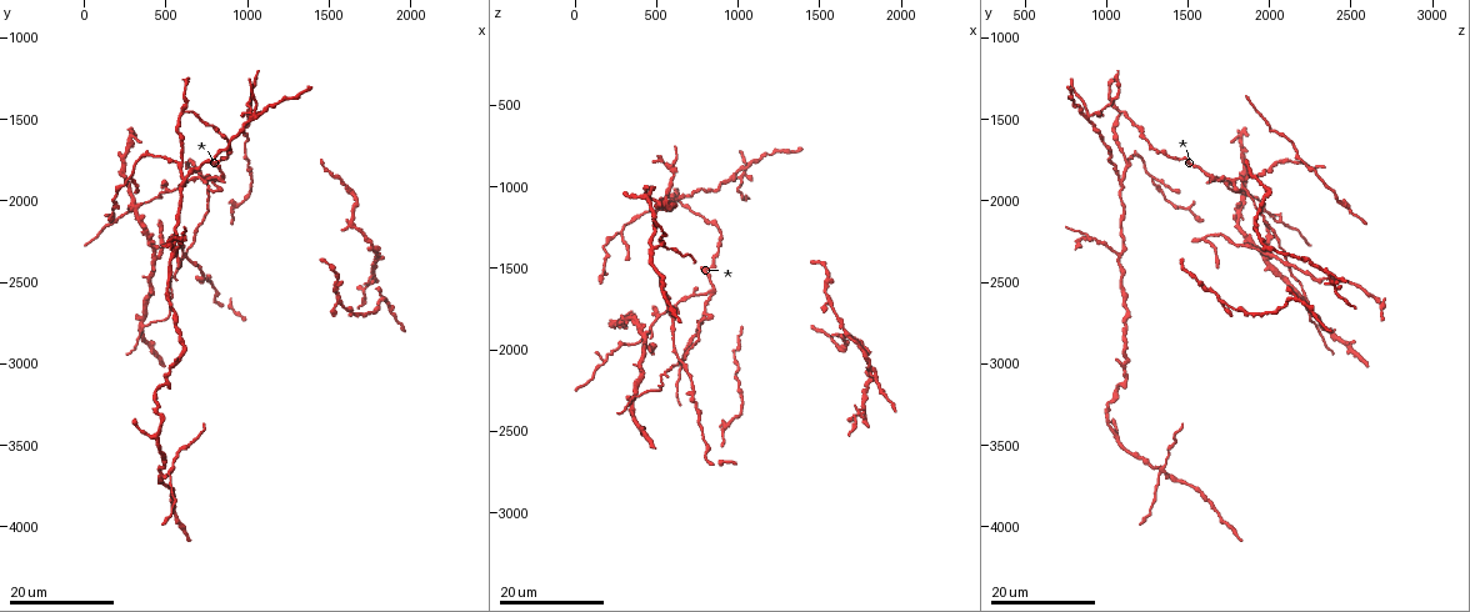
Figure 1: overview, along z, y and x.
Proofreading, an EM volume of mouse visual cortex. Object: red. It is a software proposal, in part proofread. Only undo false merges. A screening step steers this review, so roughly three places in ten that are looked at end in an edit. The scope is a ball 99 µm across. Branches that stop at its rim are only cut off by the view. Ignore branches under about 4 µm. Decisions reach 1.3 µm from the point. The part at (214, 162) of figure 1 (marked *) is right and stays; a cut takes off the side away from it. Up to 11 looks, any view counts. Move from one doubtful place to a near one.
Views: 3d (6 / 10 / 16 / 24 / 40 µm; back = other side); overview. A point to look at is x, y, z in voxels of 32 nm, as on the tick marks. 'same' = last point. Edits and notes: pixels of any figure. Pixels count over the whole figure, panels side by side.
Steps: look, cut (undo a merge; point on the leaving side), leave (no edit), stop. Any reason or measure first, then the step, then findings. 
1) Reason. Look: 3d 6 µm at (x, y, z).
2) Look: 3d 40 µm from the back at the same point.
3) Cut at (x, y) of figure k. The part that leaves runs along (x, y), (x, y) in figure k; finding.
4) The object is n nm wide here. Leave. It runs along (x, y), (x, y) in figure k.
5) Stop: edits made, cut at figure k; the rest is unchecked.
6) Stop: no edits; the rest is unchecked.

Arms part here. Look: 3d 16 µm at (840, 1860, 1660).

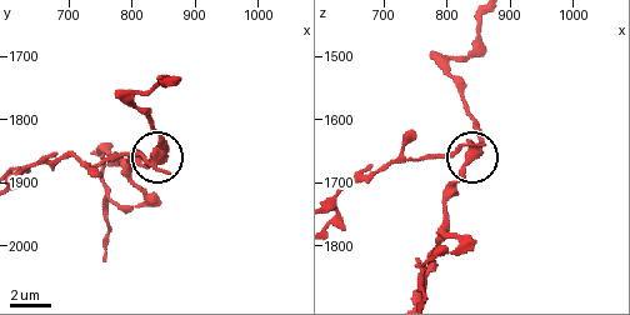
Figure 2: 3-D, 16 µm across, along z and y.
Look: 3d 6 µm at the same point.

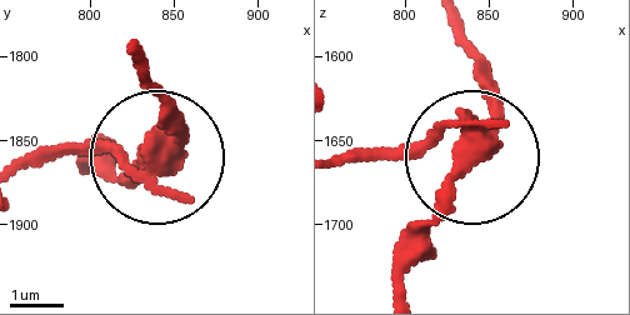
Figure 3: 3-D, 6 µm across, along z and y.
3 arms meet here. Cut at (80, 146) of figure 3. The part that leaves runs along (139, 178), (90, 150), (23, 159) in figure 3; a second neuron is stuck on.

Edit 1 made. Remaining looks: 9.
Look: 3d 16 µm at (580, 2240, 880).

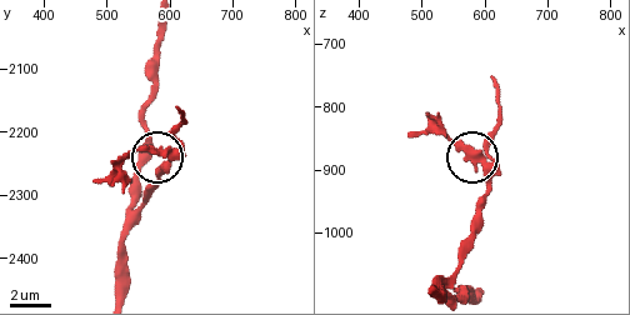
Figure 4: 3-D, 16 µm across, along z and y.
Look: 3d 10 µm at (600, 2230, 880).

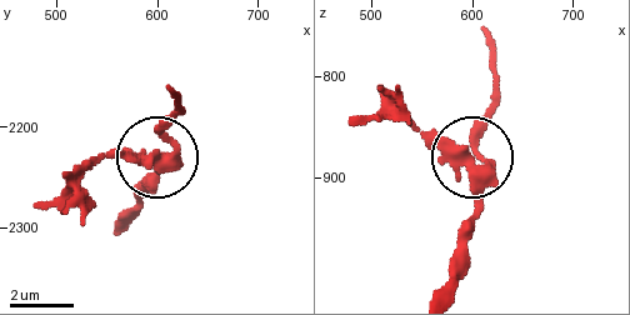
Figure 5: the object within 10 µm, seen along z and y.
The side arm is 5 µm long. Leave. All the same neuron.

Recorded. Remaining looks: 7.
Four-way junction. Look: 3d 16 µm at (1040, 1480, 900).

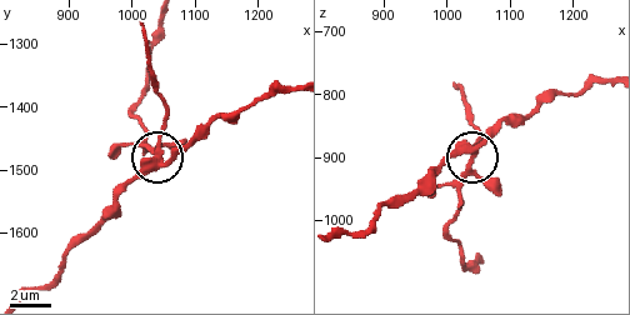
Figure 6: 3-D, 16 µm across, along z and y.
Look: 3d 6 µm at (1045, 1480, 890).

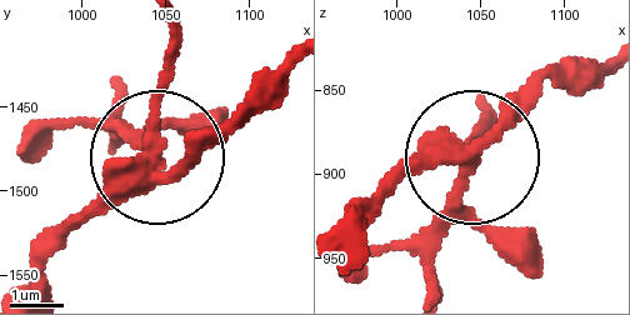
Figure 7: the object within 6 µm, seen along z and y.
The side arm is 13 µm long. Cut at (173, 120) of figure 7. The part that leaves runs along (149, 158), (121, 130), (118, 90) in figure 7; two neurons meet here.

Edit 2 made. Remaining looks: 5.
Look: overview.

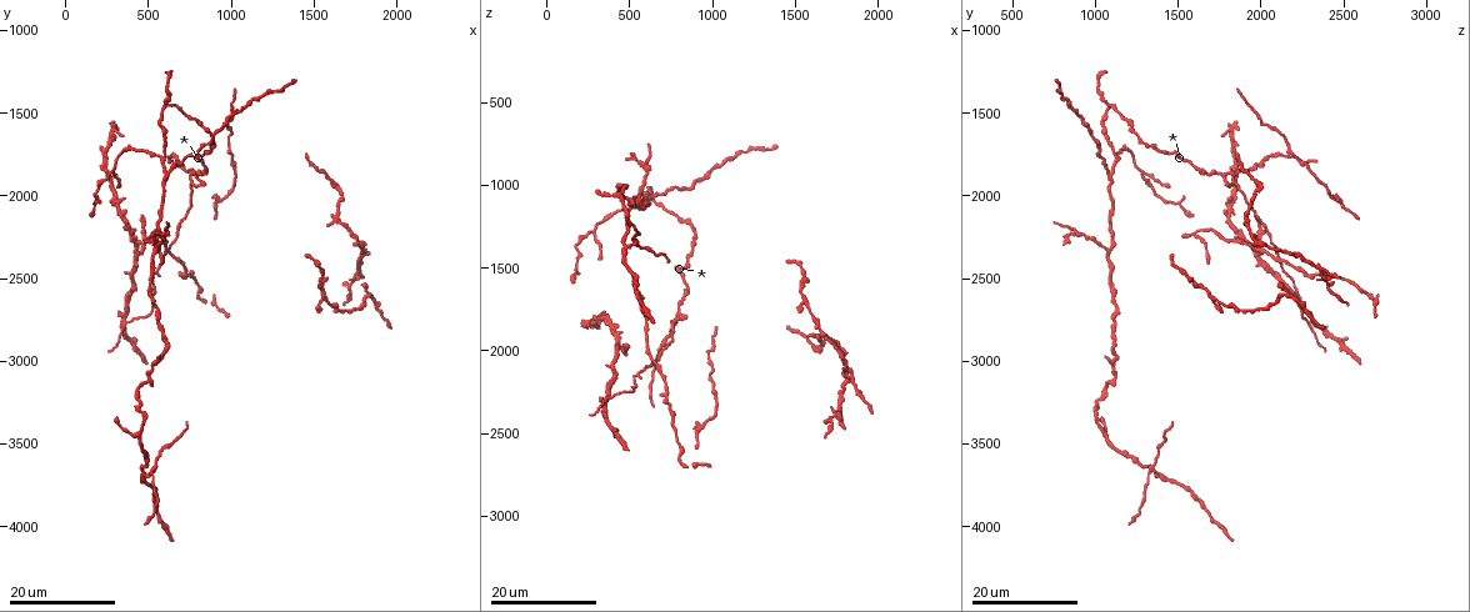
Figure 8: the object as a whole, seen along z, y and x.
Calibre changes. Look: 3d 24 µm at (1800, 2340, 2100).

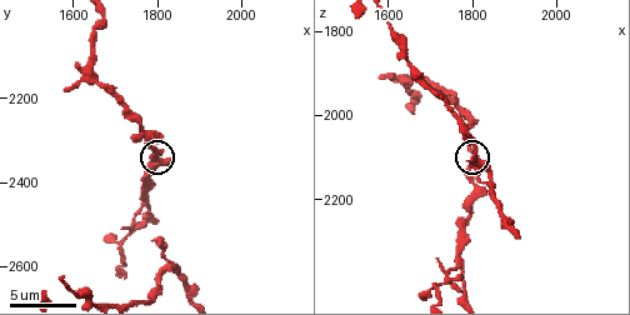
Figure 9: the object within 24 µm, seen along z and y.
Look: 3d 10 µm at the same point.

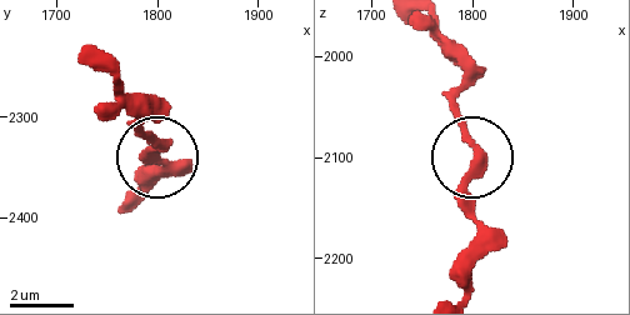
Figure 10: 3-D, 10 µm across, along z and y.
The object is 280 nm wide here. Leave. All the same neuron.

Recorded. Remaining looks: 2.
Stop: edits made, cut at figure 3, cut at figure 7; the rest is unchecked.

